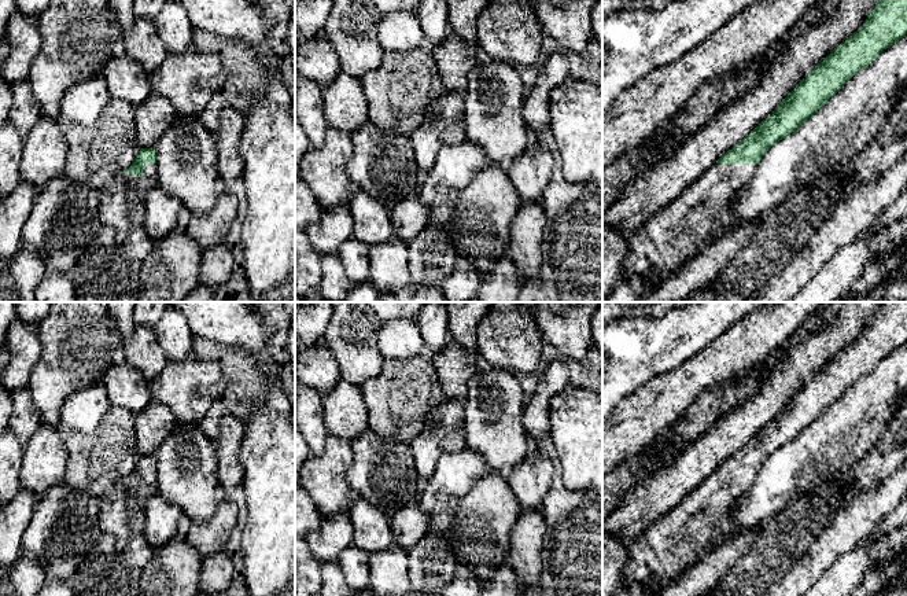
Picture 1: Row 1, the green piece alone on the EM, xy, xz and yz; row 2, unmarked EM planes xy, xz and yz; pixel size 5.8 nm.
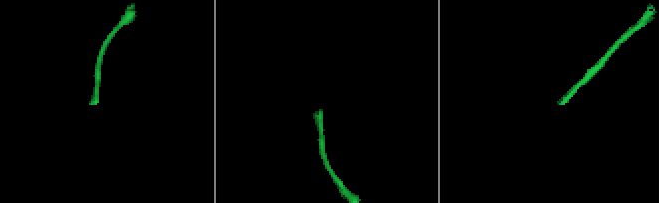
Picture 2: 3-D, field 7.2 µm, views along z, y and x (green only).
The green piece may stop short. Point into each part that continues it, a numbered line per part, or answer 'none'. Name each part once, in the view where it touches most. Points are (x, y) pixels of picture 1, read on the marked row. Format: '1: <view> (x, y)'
1: xy (122, 202)

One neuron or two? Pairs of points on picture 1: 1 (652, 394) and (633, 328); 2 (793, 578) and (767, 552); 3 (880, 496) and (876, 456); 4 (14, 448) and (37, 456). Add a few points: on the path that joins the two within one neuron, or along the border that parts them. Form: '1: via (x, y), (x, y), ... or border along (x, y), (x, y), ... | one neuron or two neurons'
1: border along (677, 367), (653, 376), (622, 400) | two neurons
2: border along (808, 548), (778, 581) | two neurons
3: border along (892, 473), (872, 490), (851, 501) | two neurons
4: border along (24, 445), (19, 482) | two neurons

